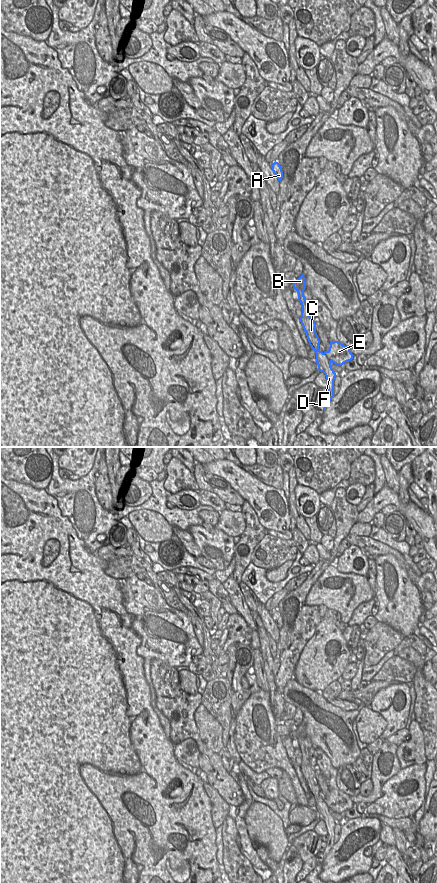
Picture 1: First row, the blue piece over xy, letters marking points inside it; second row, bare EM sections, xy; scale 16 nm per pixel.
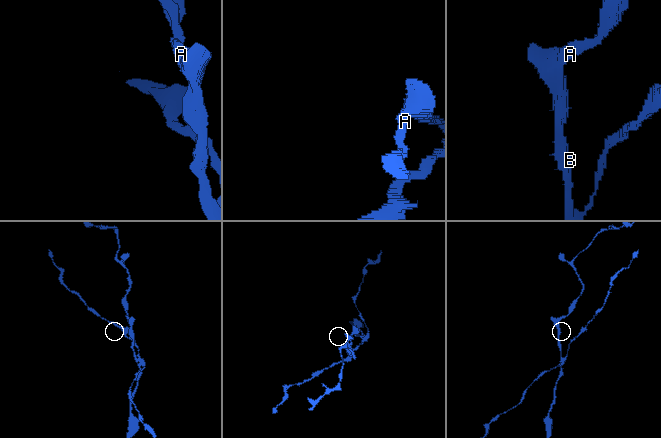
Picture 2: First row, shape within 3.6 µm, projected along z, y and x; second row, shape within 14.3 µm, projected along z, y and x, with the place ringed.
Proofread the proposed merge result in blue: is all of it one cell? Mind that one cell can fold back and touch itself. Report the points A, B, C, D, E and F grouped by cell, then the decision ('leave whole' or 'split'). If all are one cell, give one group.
A B C D F / E; split

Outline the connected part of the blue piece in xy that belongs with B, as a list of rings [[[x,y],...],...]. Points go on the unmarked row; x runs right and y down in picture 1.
[[[304,722],[294,728],[293,737],[295,737],[298,741],[298,748],[302,754],[302,760],[300,765],[300,770],[303,774],[303,777],[306,781],[309,793],[311,797],[315,799],[316,802],[316,811],[318,813],[318,818],[323,820],[326,824],[327,828],[327,836],[328,840],[326,842],[326,848],[323,852],[324,858],[330,852],[334,843],[334,828],[336,825],[336,821],[331,815],[331,809],[328,807],[325,801],[323,801],[319,797],[320,788],[316,781],[316,771],[310,765],[310,756],[308,755],[308,749],[305,747],[304,738],[305,738],[305,725]]]

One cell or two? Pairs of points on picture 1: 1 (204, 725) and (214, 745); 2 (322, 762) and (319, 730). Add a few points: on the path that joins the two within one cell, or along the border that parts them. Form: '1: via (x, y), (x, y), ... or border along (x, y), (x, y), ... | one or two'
1: via (209, 730), (213, 740) | one
2: border along (315, 747), (318, 747), (328, 757), (332, 765) | two

